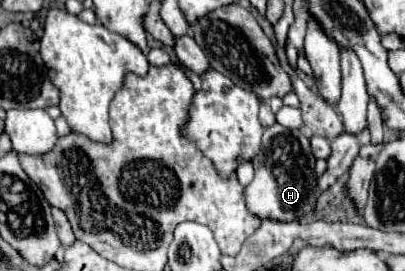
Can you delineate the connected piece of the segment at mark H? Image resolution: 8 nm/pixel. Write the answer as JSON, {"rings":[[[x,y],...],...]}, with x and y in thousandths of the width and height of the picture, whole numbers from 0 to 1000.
{"rings":[[[672,458],[652,480],[647,554],[627,583],[627,664],[607,686],[607,753],[622,797],[642,797],[642,812],[691,812],[726,819],[780,782],[780,583],[765,554],[765,517],[741,480],[701,472],[696,458]]]}

